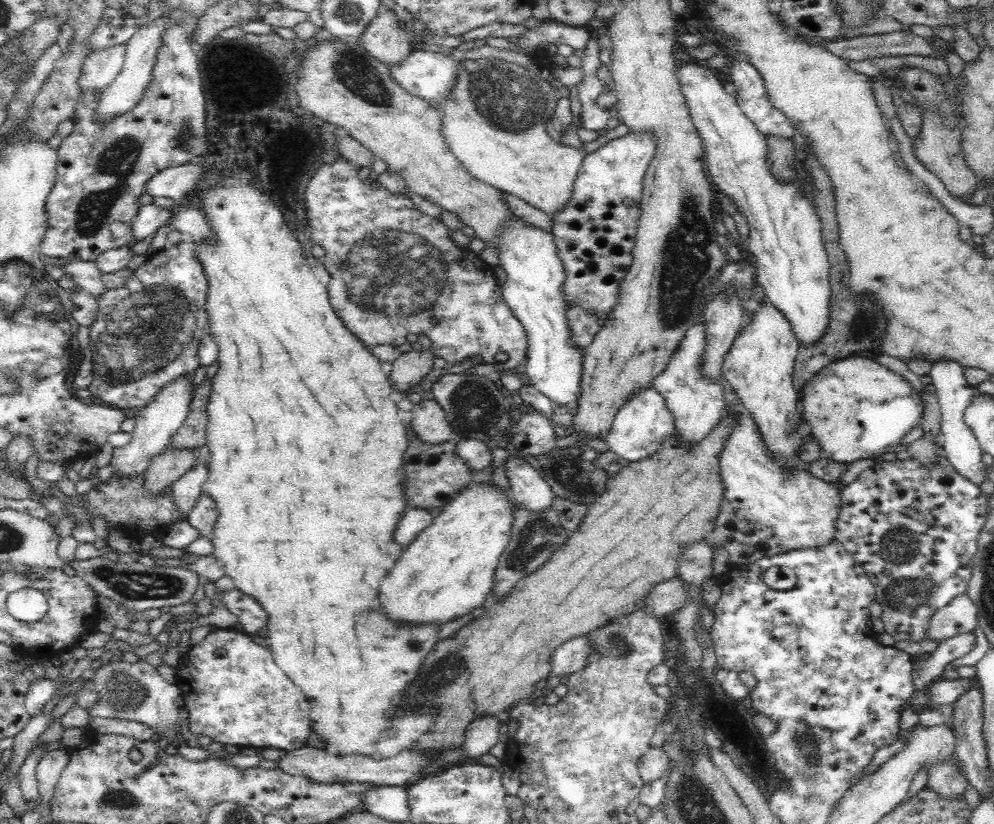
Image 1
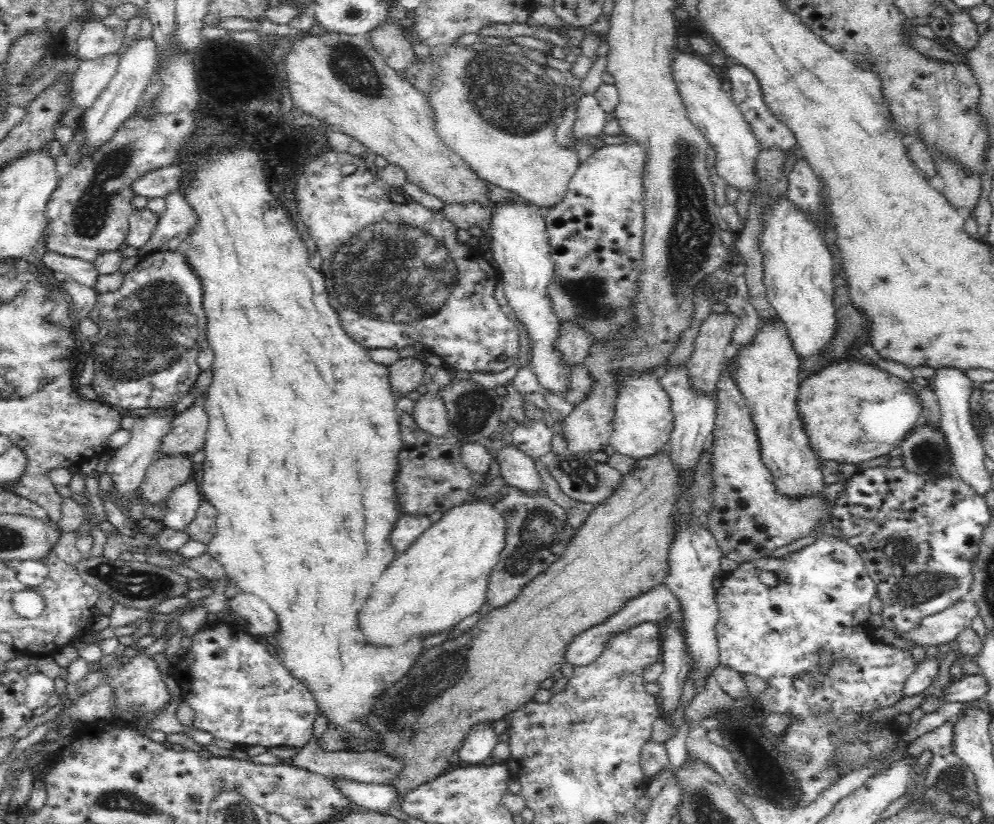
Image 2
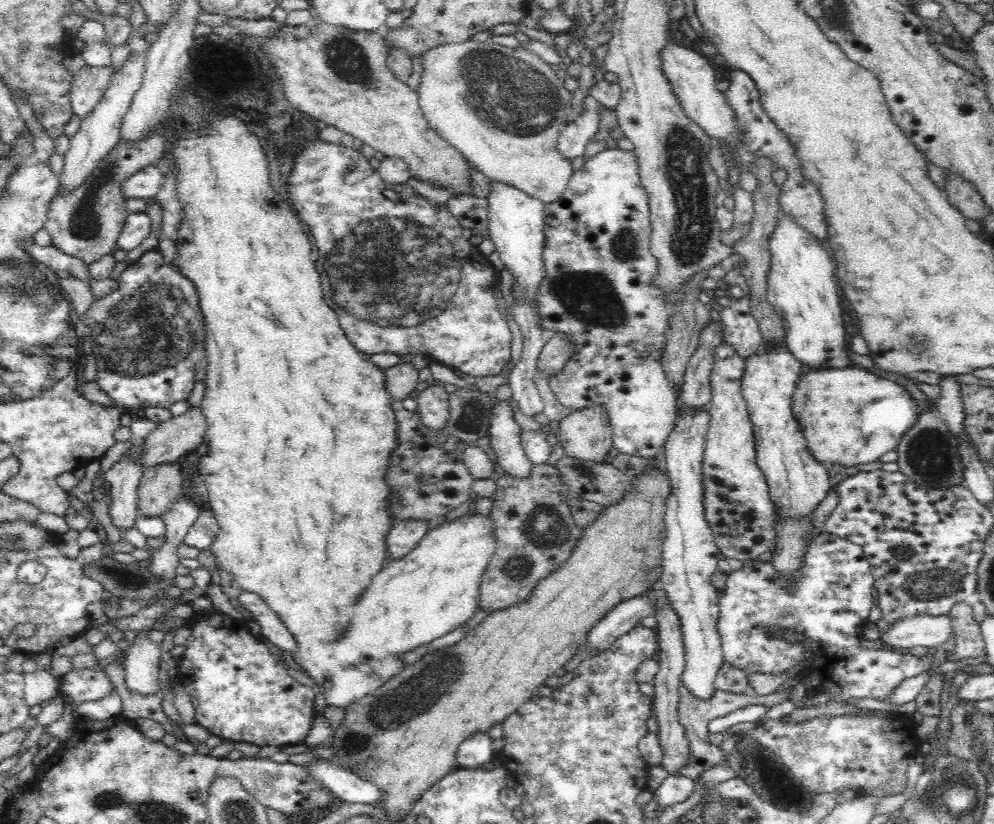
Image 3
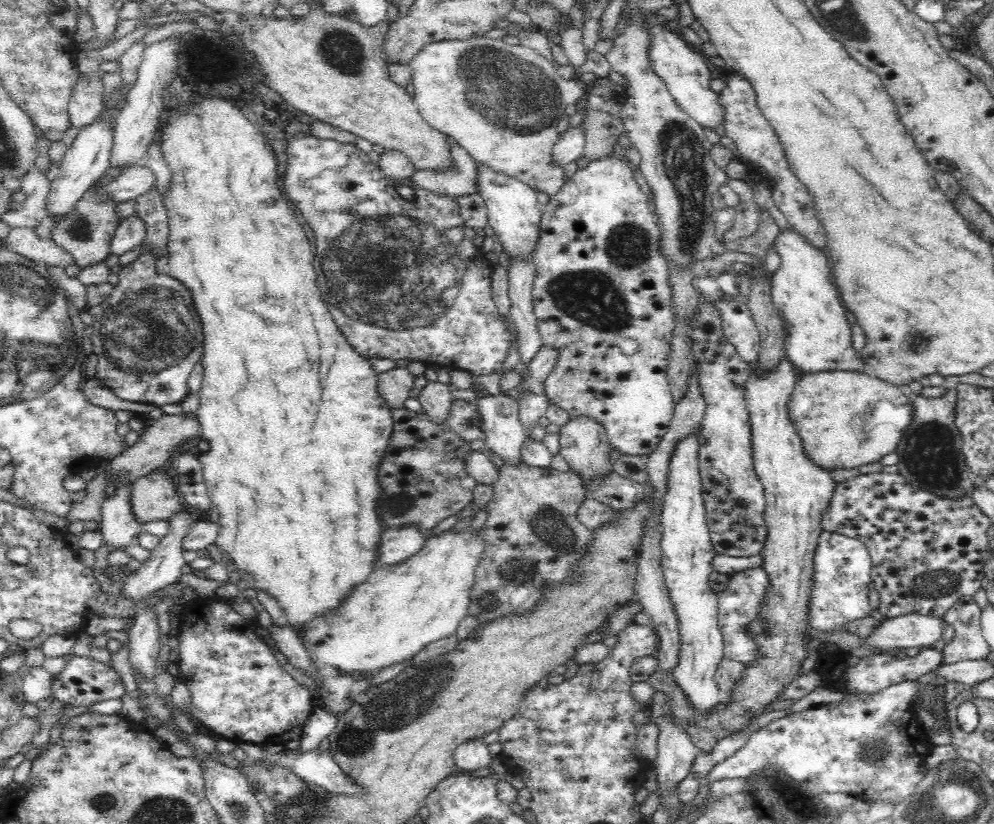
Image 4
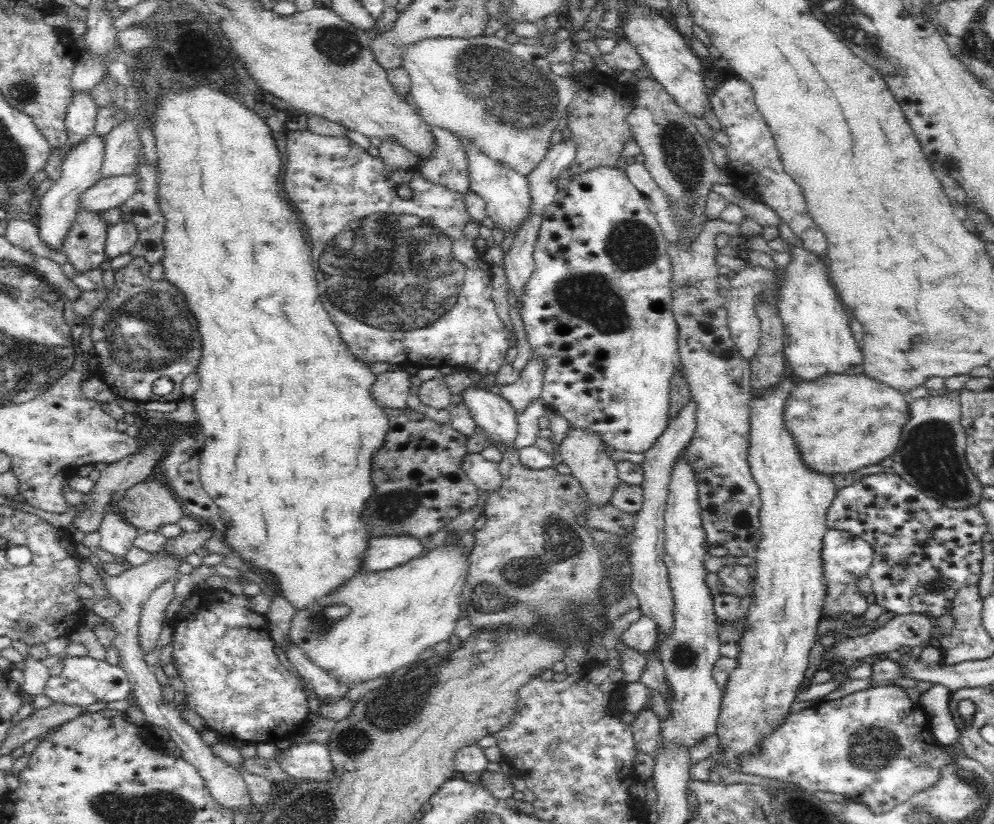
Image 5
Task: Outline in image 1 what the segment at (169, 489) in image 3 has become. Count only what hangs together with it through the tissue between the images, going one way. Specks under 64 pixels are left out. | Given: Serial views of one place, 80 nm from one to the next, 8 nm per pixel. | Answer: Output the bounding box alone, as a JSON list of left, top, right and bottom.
[143,448,197,494]

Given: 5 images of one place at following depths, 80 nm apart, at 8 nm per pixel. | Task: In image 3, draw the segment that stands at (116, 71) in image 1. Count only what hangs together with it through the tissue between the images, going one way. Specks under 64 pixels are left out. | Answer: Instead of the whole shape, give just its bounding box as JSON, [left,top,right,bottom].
[70,64,114,119]

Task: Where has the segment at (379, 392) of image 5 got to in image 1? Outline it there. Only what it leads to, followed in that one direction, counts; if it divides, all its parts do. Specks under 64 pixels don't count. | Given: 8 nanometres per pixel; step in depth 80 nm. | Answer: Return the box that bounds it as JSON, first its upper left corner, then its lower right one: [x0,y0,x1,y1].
[387,342,435,393]

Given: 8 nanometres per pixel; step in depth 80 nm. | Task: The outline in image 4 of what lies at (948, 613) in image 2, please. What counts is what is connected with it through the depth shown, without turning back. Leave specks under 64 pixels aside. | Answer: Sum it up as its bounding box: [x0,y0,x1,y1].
[864,614,944,652]

